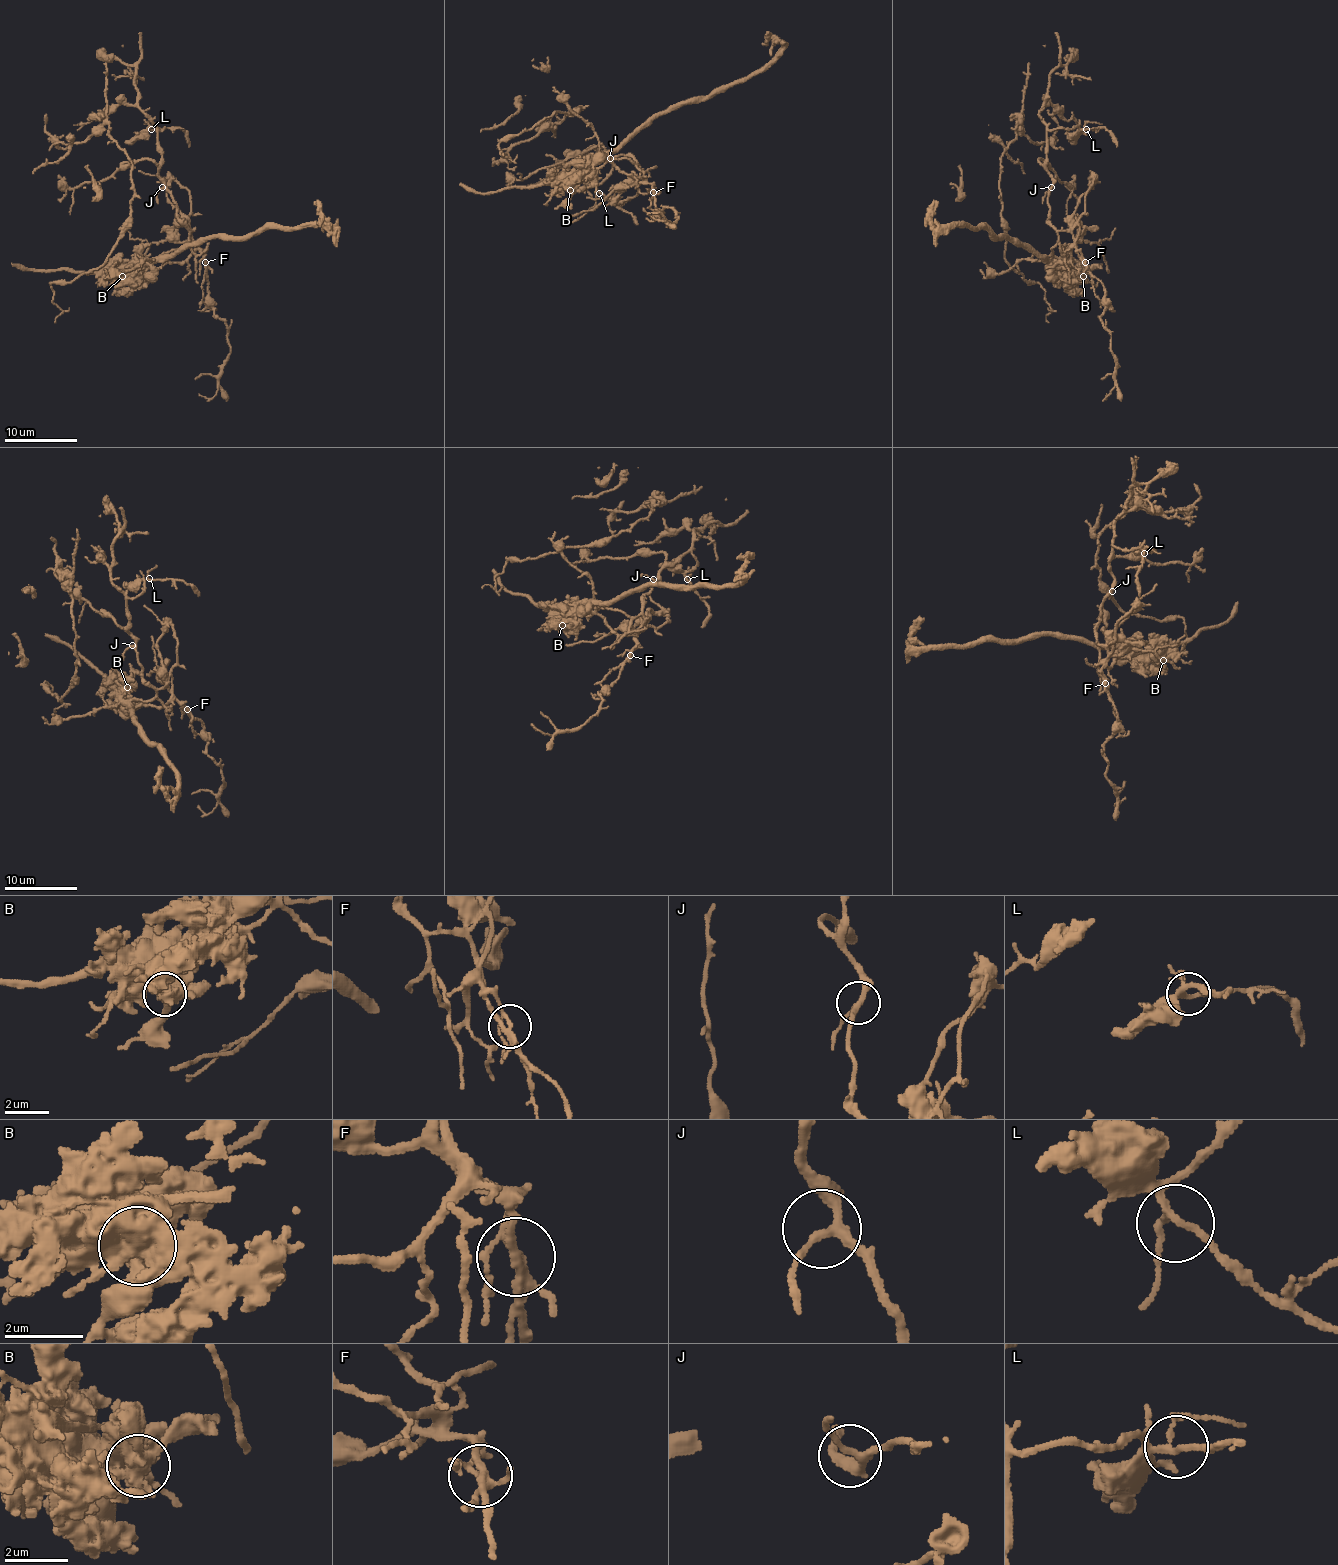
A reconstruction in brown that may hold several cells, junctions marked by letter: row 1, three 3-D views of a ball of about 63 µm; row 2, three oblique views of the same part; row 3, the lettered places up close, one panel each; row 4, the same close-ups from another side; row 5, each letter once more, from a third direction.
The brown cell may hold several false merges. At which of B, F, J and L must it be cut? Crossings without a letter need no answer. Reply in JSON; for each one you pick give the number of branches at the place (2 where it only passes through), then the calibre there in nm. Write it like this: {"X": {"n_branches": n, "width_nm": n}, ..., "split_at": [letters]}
{"B": {"n_branches": 4, "width_nm": 550}, "F": {"n_branches": 4, "width_nm": 200}, "split_at": ["B", "F"]}

